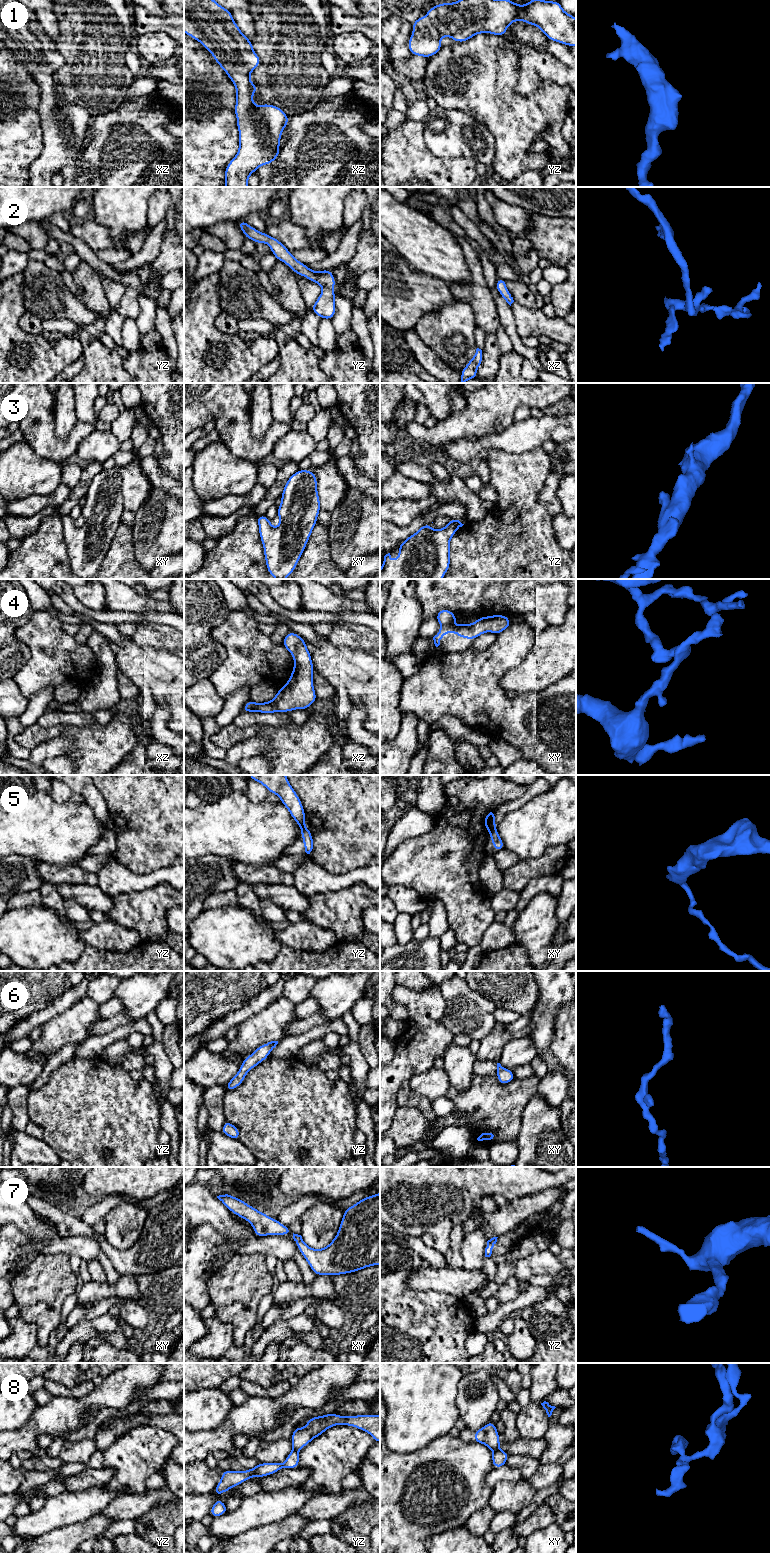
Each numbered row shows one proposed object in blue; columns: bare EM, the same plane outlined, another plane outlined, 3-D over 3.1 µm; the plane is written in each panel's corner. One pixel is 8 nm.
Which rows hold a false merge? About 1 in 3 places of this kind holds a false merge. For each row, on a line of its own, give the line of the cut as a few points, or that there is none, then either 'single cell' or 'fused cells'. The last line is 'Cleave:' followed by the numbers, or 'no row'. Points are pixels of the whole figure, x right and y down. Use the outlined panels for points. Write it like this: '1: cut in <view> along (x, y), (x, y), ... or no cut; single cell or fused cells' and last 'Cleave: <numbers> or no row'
1: no cut; single cell
2: no cut; single cell
3: no cut; single cell
4: cut in xy along (451, 623), (442, 627); fused cells
5: cut in xy along (495, 828), (490, 831); fused cells
6: no cut; single cell
7: no cut; single cell
8: cut in yz along (293, 1449), (297, 1451); fused cells
Cleave: 4, 5, 8

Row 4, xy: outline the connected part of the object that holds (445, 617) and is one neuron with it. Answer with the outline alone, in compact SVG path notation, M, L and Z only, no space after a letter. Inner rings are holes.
M441 609L437 613L435 618L442 627L451 625L454 621L458 619L458 617L448 609Z

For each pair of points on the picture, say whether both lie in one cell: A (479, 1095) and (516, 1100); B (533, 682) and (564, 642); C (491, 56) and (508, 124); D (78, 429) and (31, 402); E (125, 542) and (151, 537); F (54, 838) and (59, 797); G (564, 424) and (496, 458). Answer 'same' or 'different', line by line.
A: same
B: same
C: same
D: same
E: different
F: different
G: different

